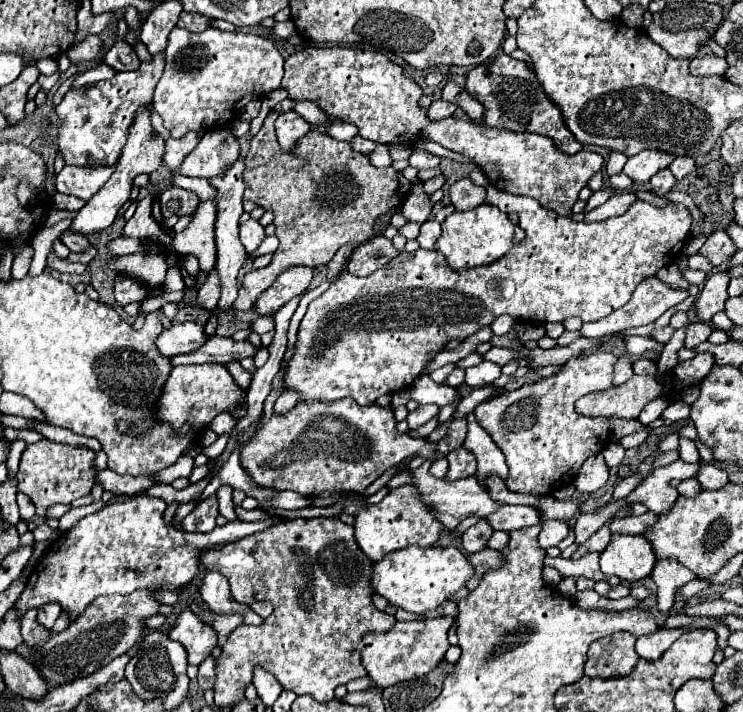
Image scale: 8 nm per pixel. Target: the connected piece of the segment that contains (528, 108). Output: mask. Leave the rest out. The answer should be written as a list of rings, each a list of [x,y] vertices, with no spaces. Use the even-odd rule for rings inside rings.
[[[498,54],[492,62],[476,66],[466,76],[466,90],[482,102],[486,108],[484,124],[492,128],[506,128],[514,132],[534,132],[550,138],[558,150],[564,154],[576,154],[582,150],[582,144],[576,142],[570,130],[566,130],[562,112],[554,102],[548,100],[542,86],[536,80],[536,74],[532,68],[526,66],[526,62],[514,60],[506,54]]]

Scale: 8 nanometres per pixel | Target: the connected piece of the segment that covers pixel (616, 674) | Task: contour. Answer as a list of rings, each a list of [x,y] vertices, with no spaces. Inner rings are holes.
[[[616,632],[608,636],[606,646],[592,642],[586,660],[586,676],[590,678],[620,678],[628,676],[638,664],[640,656],[634,650],[636,638],[628,632]]]

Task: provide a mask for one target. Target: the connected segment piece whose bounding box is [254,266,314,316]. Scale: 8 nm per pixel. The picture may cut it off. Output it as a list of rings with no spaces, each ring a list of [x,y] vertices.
[[[294,266],[290,270],[284,270],[276,280],[274,286],[270,286],[268,290],[264,290],[262,296],[256,298],[254,310],[260,316],[272,316],[274,312],[278,312],[290,298],[294,298],[296,294],[302,294],[308,284],[312,282],[314,270],[312,268],[302,268],[302,266]]]

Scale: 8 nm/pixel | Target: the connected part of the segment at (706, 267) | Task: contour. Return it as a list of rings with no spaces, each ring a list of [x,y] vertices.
[[[694,254],[694,256],[690,256],[690,258],[688,258],[688,268],[690,268],[690,270],[702,270],[702,272],[710,274],[714,266],[710,266],[710,262],[708,262],[704,256]]]

